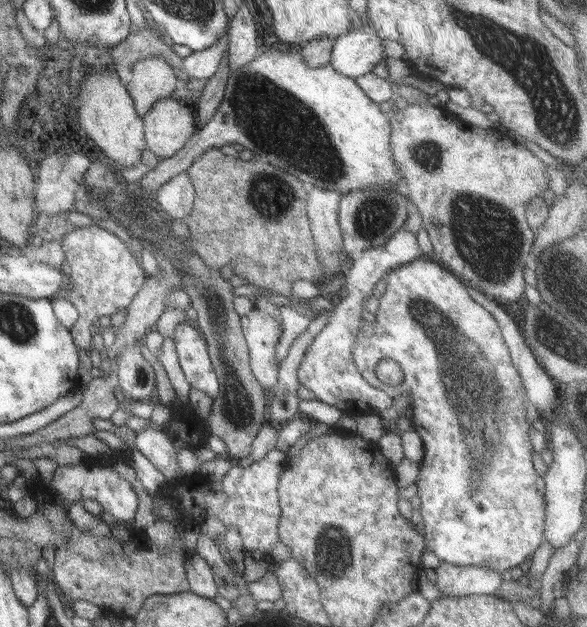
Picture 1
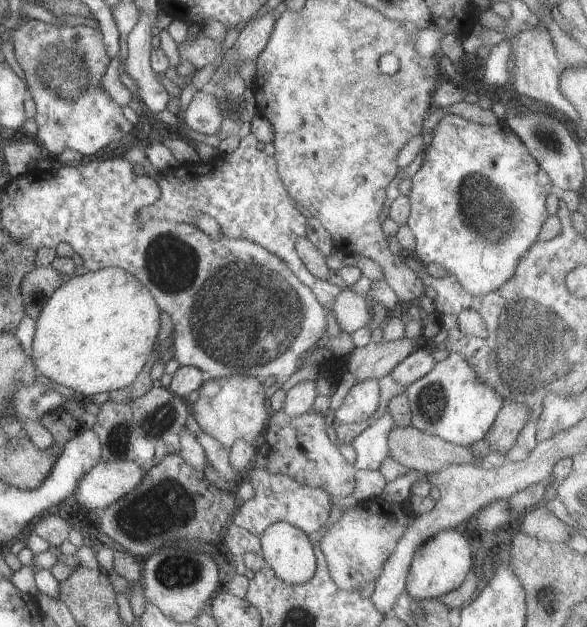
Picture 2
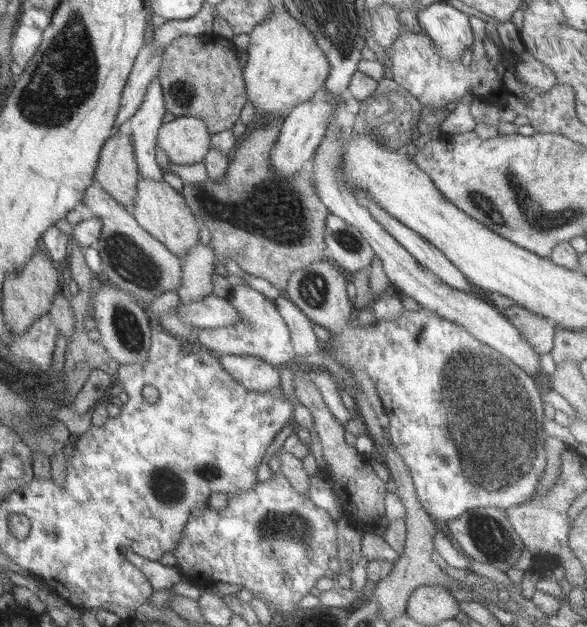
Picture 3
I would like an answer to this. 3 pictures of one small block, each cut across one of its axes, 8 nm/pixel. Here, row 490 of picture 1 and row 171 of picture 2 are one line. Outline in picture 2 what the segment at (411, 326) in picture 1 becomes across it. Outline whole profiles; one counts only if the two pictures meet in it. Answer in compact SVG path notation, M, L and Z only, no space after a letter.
M454 113L446 114L432 131L430 147L425 150L425 158L421 168L412 176L411 181L412 189L408 196L411 211L407 225L410 227L417 244L414 252L415 258L420 260L424 266L428 266L430 263L441 264L448 273L454 275L460 281L460 284L470 294L476 296L500 288L514 274L515 266L520 262L519 258L522 253L526 252L526 249L530 248L530 245L537 240L542 223L549 216L546 211L548 194L556 191L550 177L540 168L537 160L528 152L520 138L507 127L504 121L493 125L483 125L466 120Z

